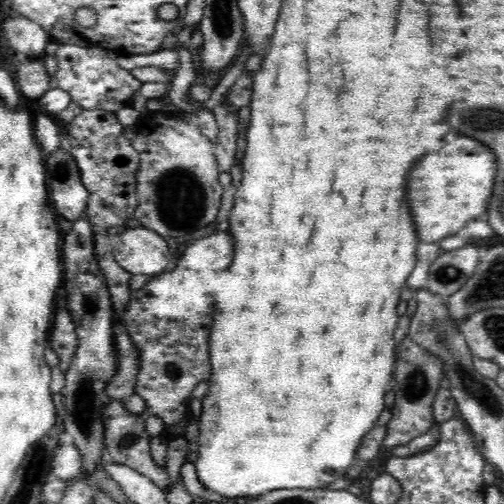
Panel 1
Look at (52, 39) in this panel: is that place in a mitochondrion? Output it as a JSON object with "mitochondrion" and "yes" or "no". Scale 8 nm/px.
{"mitochondrion":"no"}

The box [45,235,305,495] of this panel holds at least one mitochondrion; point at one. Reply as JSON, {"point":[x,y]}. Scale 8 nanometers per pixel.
{"point":[82,405]}

